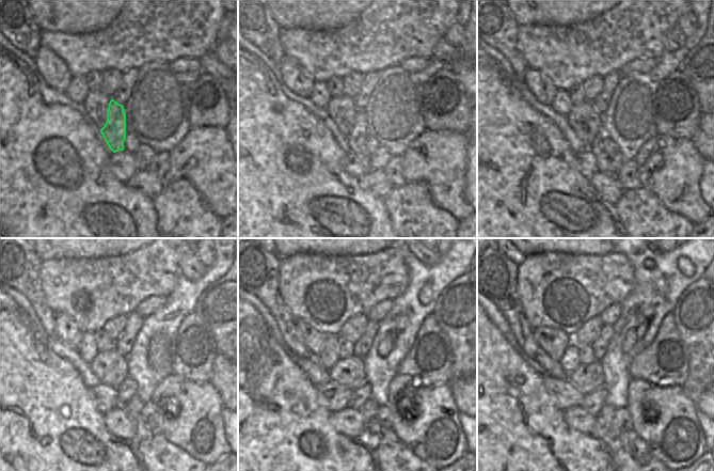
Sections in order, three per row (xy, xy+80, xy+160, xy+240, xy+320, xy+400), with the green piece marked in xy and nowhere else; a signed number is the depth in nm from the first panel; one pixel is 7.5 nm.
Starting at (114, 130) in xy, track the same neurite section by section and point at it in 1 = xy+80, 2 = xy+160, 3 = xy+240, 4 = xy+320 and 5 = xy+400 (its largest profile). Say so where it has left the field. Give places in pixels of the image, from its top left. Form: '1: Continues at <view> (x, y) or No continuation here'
1: Continues at xy+80 (355, 140)
2: Continues at xy+160 (601, 158)
3: Continues at xy+240 (142, 433)
4: Continues at xy+320 (378, 434)
5: Continues at xy+400 (629, 440).

